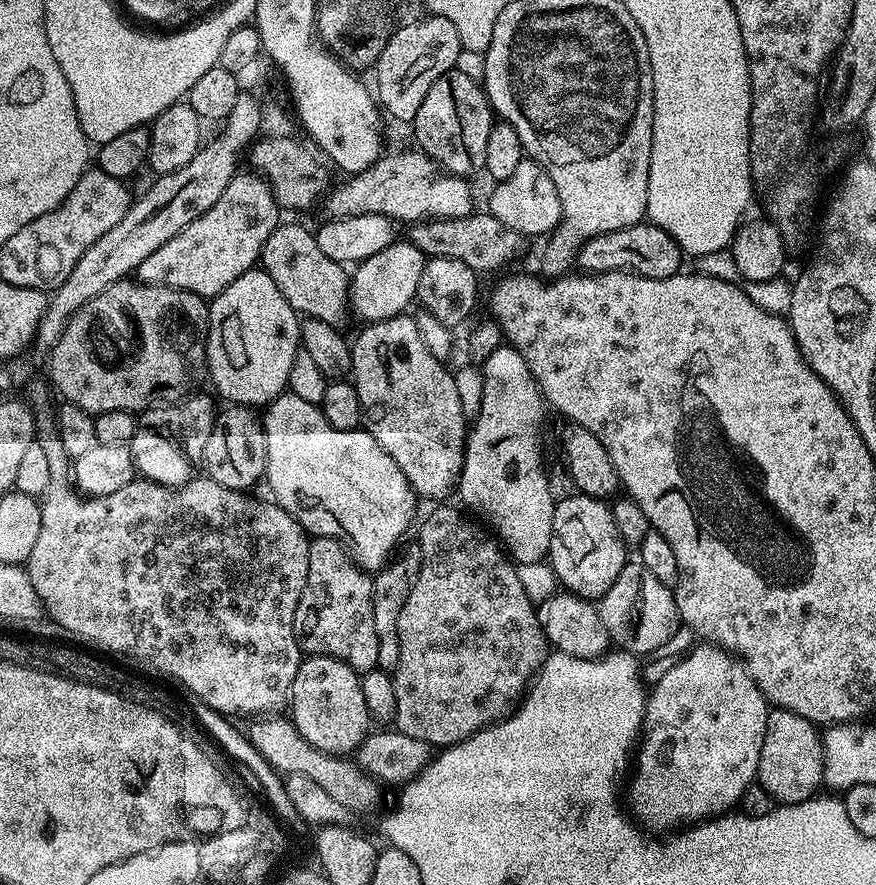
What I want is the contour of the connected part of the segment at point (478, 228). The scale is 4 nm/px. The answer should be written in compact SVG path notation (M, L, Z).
M486 210L473 211L471 216L446 220L443 218L432 218L427 222L416 222L406 233L407 239L418 250L424 252L425 257L431 258L458 258L458 262L466 262L470 270L478 274L484 272L496 272L499 268L504 268L507 264L512 264L524 252L526 238L518 230L510 230L510 226L505 226L498 222Z

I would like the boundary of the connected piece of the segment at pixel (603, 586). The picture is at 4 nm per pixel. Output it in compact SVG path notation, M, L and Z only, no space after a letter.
M576 498L580 500L560 500L554 510L554 530L552 531L552 546L550 549L550 563L556 571L557 581L564 584L569 593L585 598L599 598L606 594L610 586L614 586L614 578L621 572L626 563L626 549L614 526L614 518L610 508L603 500L591 498Z

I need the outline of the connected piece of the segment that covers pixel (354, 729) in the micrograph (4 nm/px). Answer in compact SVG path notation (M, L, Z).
M329 656L301 659L290 693L290 719L298 734L310 746L332 756L347 757L357 751L370 732L370 717L366 698L362 698L361 679L361 673L341 660Z

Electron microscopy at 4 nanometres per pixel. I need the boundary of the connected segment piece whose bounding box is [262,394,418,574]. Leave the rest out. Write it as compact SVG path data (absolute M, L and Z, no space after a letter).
M291 394L279 396L277 400L273 400L267 405L266 411L263 413L262 423L266 434L266 450L268 451L268 467L266 469L266 484L268 480L268 488L272 491L271 499L279 504L281 508L285 508L296 521L304 527L305 532L312 536L325 536L326 538L334 538L348 552L348 557L356 563L360 568L367 570L369 573L375 574L385 567L386 559L384 556L391 557L393 555L392 547L400 540L400 535L407 530L417 519L416 503L418 497L408 484L408 479L402 474L402 470L398 470L398 462L394 462L394 458L390 458L390 454L386 454L386 450L382 450L382 446L378 446L378 442L366 430L338 430L332 428L330 422L326 422L323 412L319 407L310 402L304 401L302 398Z

